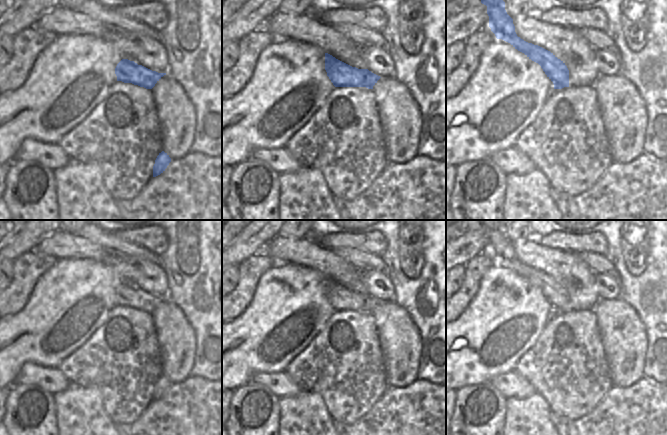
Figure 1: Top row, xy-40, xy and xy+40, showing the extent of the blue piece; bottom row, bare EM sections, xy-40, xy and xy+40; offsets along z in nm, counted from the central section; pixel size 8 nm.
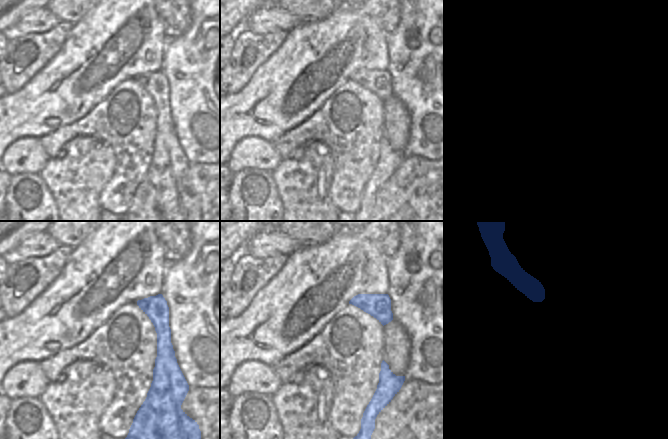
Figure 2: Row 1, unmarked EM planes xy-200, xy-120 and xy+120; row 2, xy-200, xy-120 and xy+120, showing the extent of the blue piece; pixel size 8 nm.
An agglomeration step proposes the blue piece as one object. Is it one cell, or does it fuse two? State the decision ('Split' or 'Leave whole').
Leave whole.

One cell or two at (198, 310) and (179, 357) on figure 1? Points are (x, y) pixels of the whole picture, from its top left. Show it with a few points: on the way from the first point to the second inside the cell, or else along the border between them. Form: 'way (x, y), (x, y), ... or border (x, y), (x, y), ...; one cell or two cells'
border (178, 306), (194, 332), (195, 349); two cells

